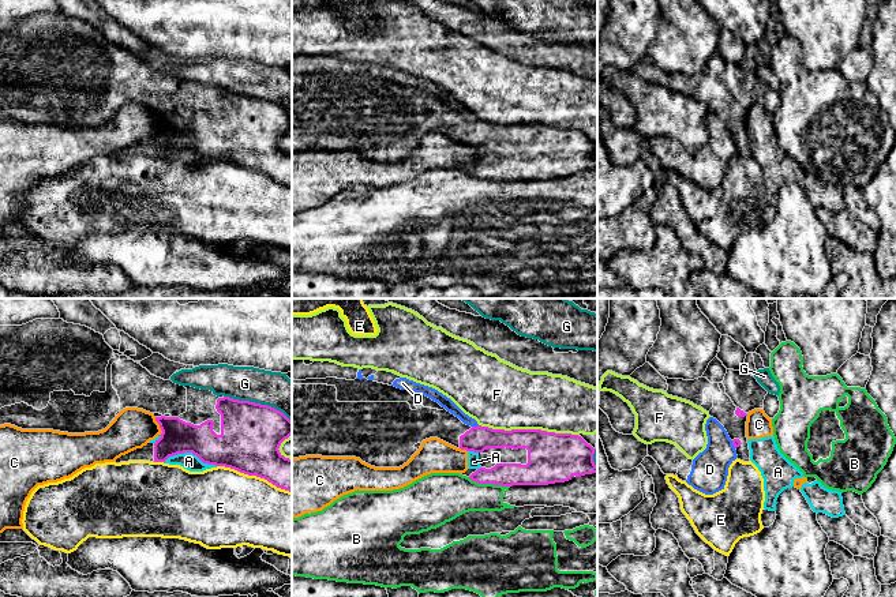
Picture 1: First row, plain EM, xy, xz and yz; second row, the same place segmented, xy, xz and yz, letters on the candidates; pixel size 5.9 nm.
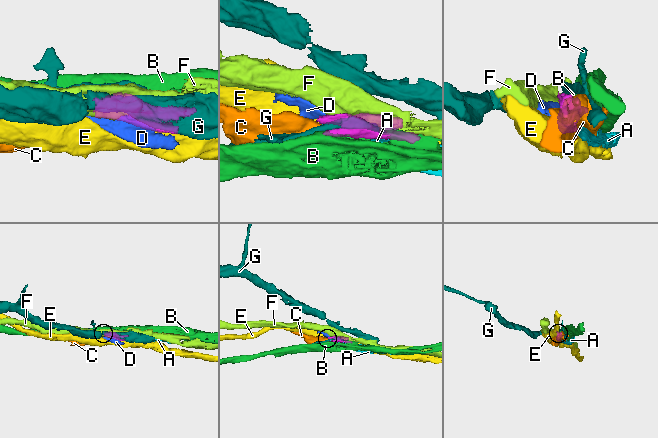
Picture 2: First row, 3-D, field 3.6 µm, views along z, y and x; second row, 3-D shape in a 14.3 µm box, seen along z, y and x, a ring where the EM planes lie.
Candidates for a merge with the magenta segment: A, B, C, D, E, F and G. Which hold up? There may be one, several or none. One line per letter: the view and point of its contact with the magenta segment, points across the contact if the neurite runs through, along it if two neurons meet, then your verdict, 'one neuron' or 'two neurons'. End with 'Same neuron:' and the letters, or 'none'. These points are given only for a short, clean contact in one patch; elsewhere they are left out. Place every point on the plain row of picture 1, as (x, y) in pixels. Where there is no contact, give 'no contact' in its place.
A: xy (190, 146) | two neurons
B: xz (488, 177) | two neurons
C: xy (160, 121) | along xy (154, 112), (161, 126), (160, 130) | two neurons
D: xz (475, 121) | two neurons
E: xy (254, 169) | two neurons
F: xz (528, 124) | two neurons
G: xy (258, 98) | two neurons
Same neuron: none

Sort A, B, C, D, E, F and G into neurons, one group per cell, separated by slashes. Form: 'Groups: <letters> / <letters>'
Groups: A C / B / D / E / F / G

